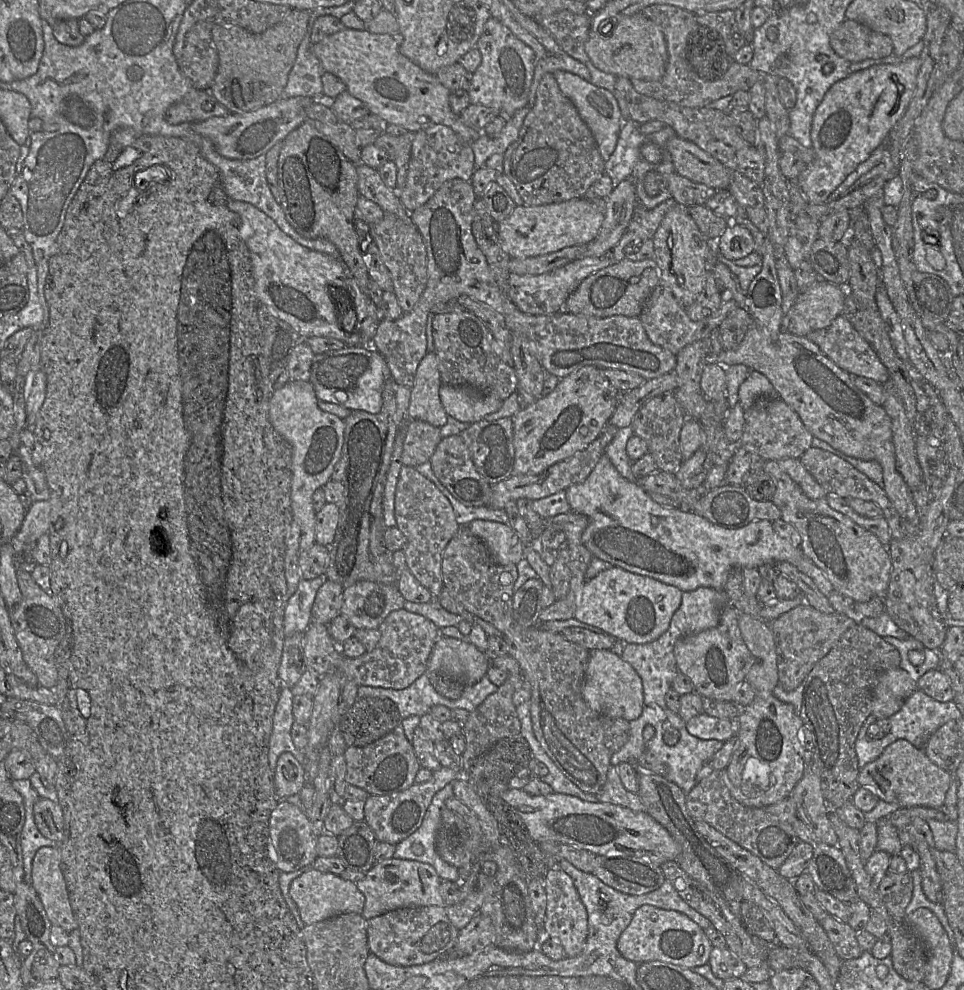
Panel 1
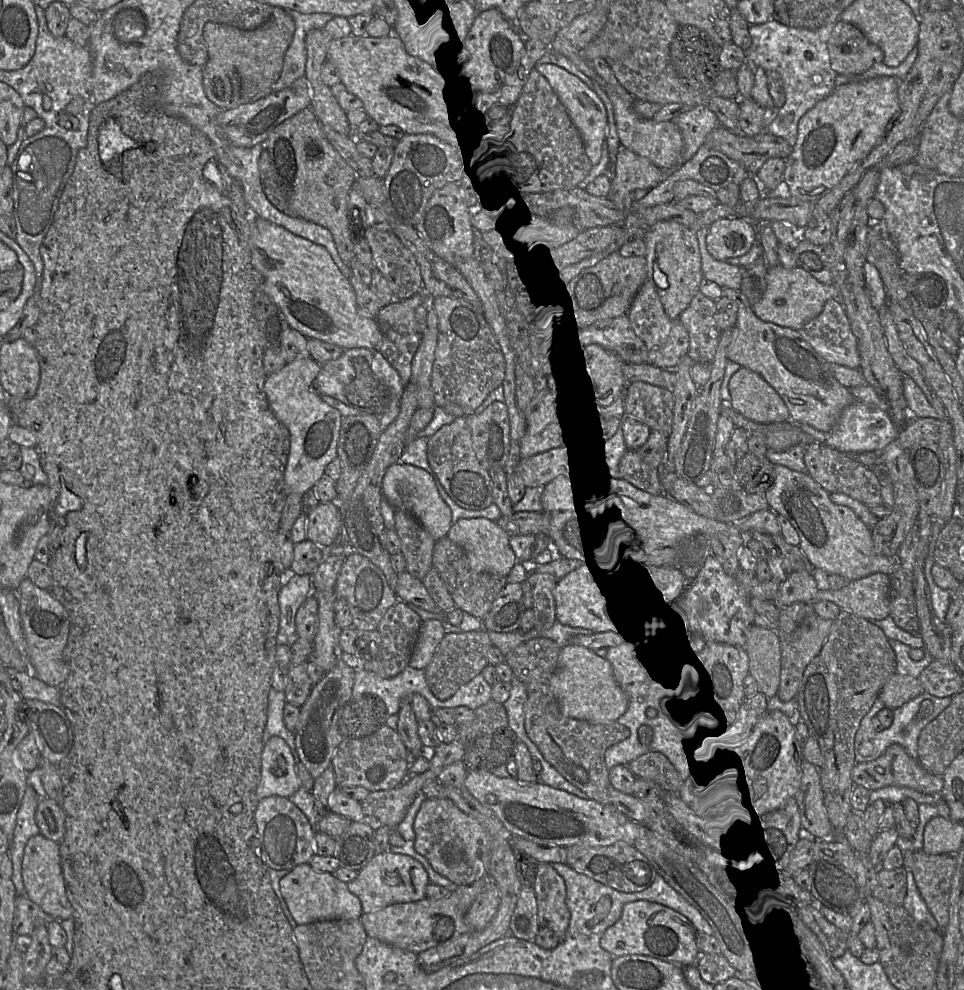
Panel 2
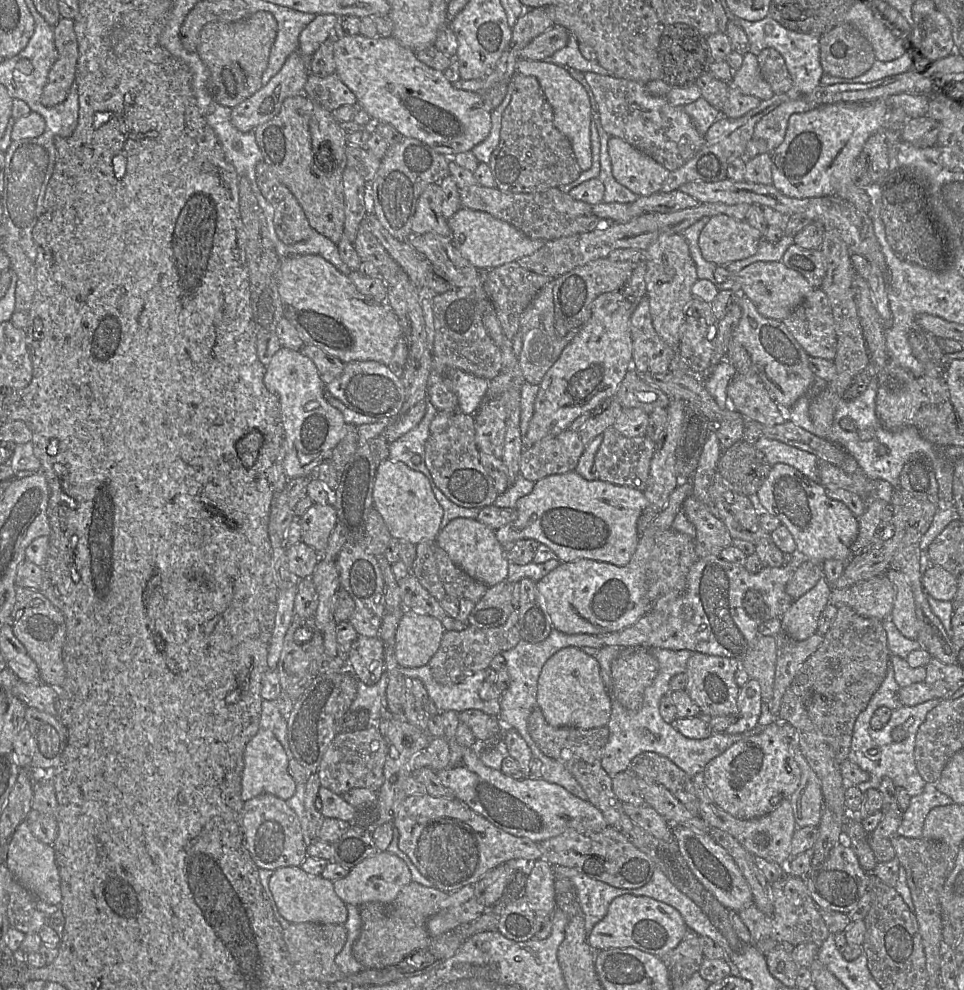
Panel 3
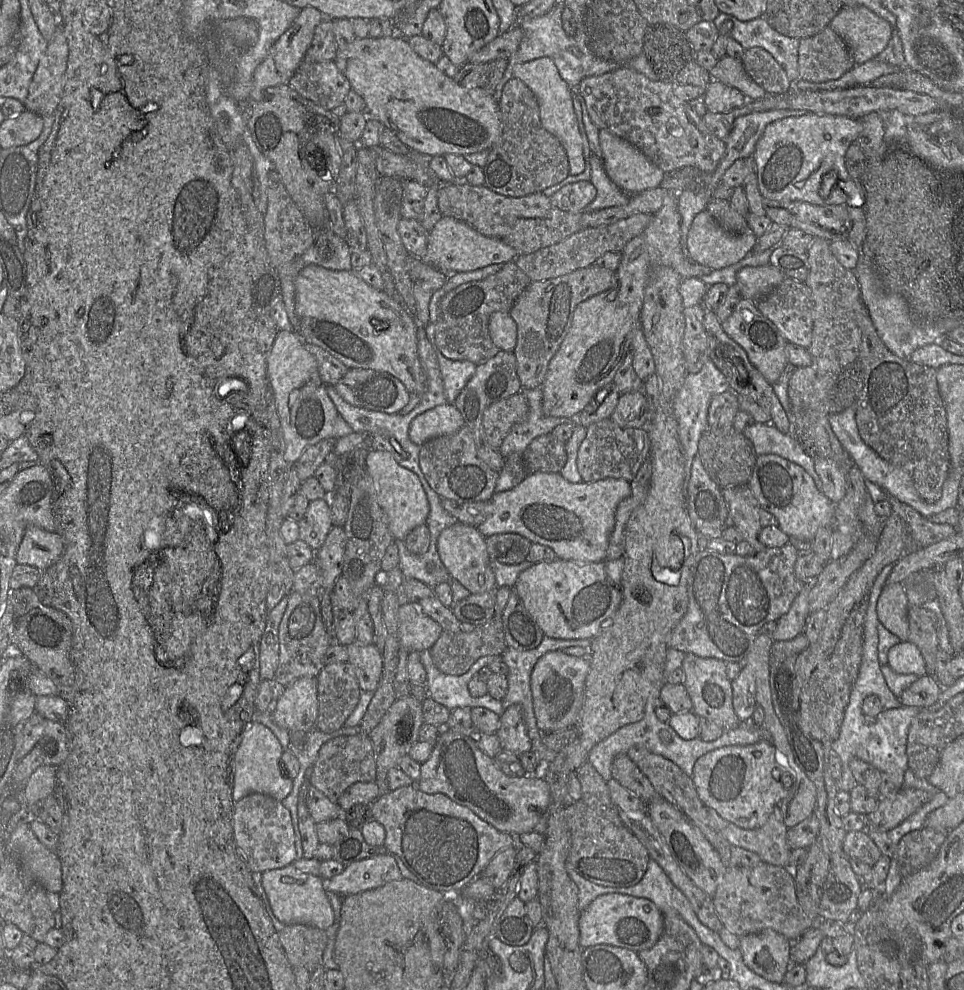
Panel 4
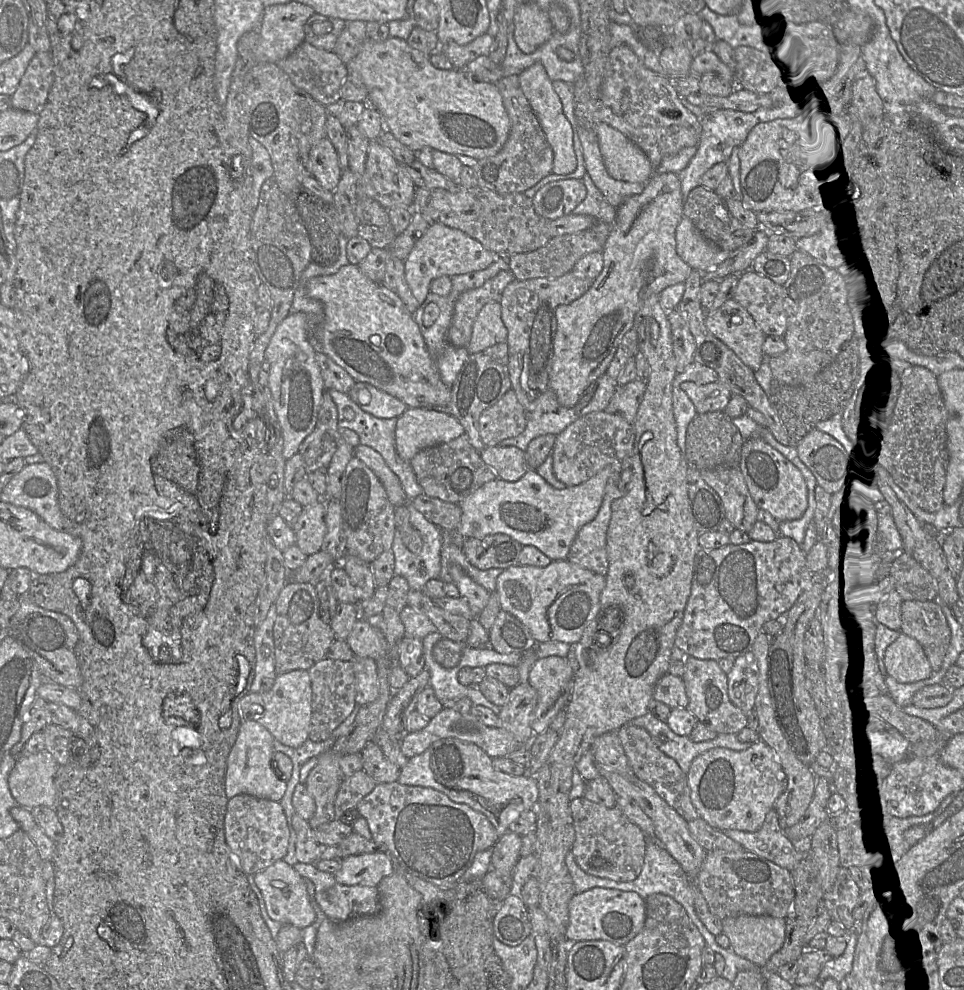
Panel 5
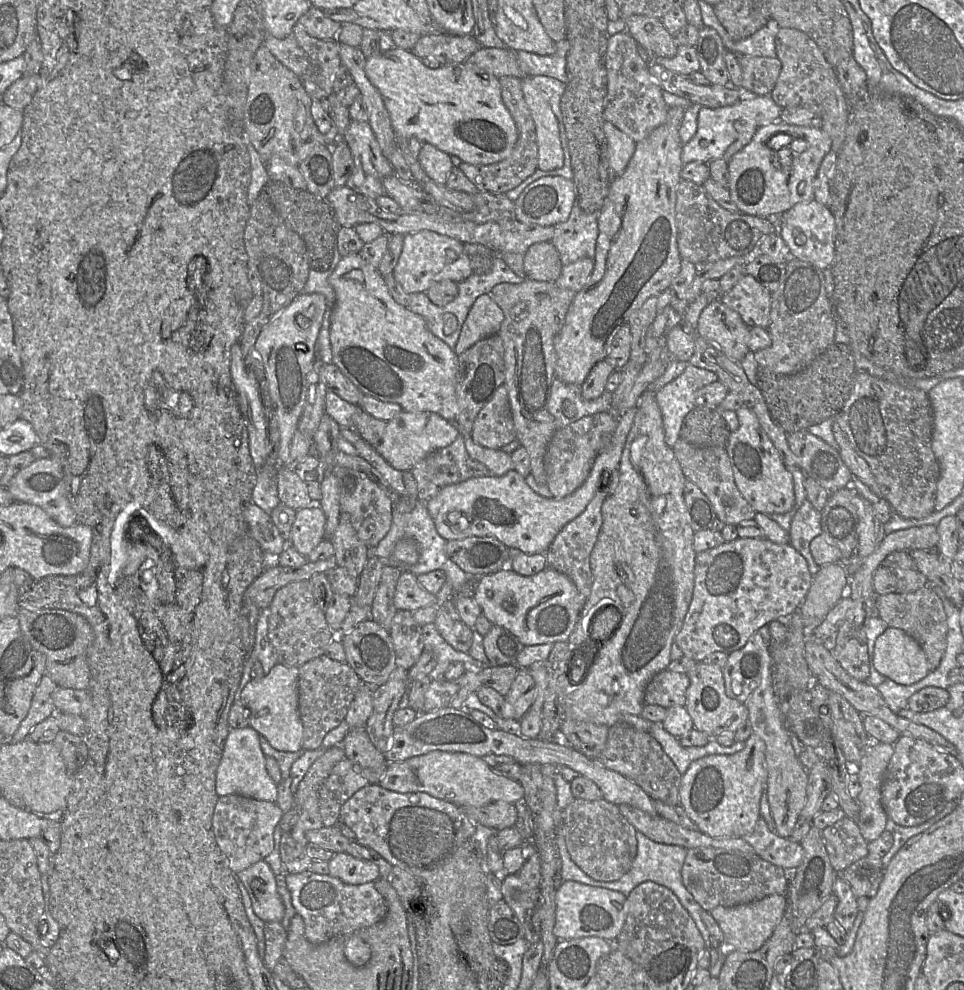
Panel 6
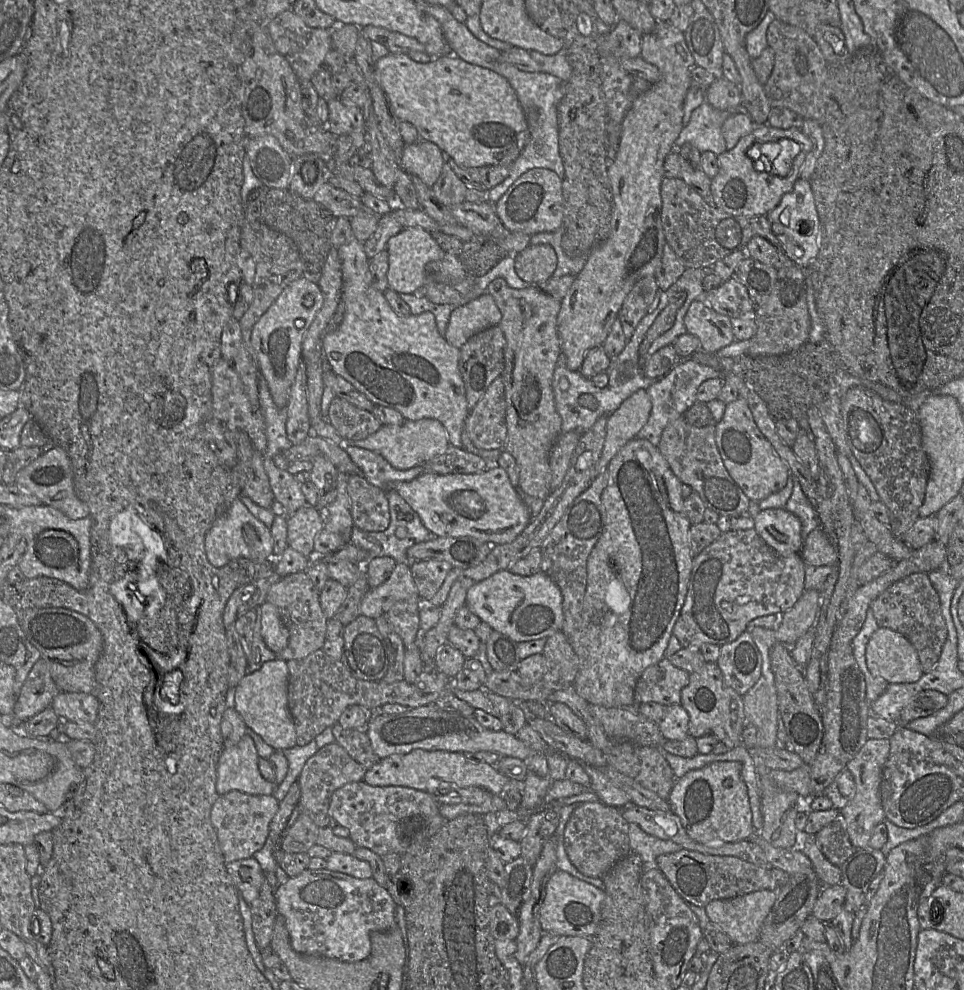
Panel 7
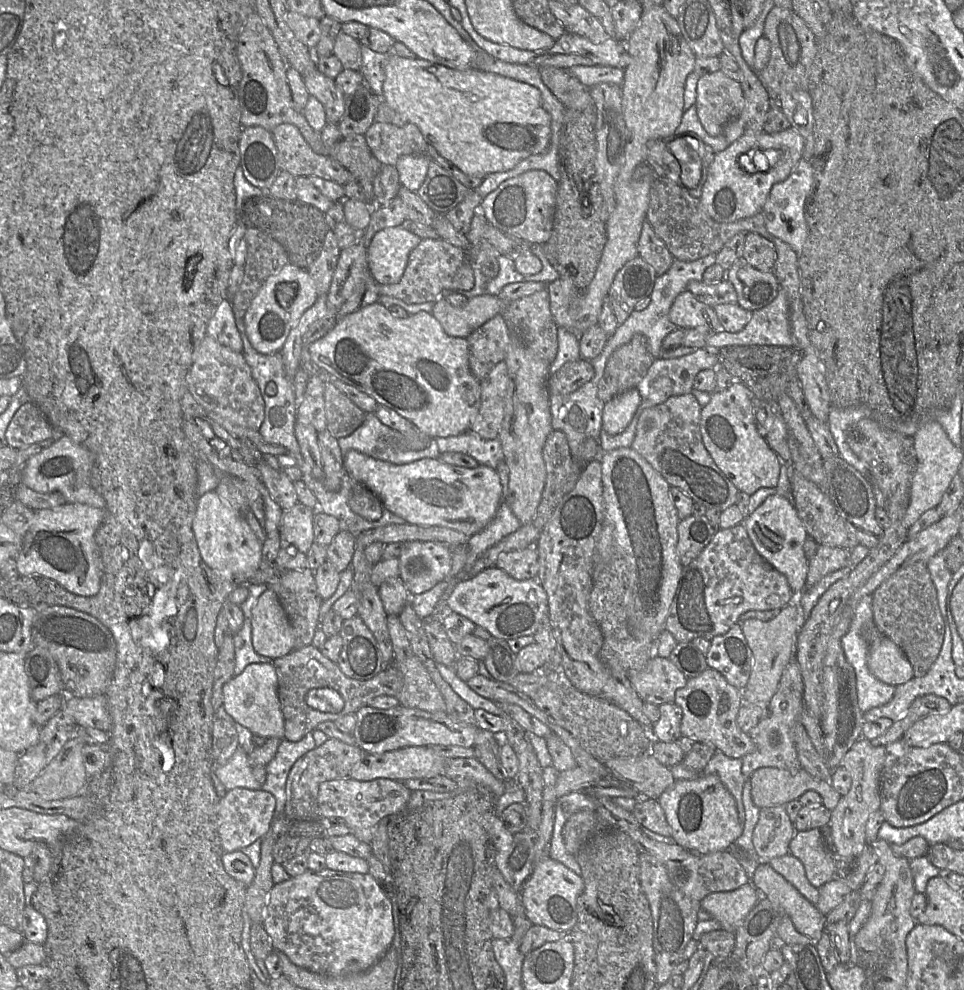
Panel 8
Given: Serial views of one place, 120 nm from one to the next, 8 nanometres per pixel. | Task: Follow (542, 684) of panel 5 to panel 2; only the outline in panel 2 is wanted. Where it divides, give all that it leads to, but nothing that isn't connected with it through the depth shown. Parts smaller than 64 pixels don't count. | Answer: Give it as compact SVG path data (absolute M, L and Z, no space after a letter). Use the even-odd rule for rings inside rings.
M575 643L562 647L549 688L566 717L608 724L616 722L626 712L628 697L615 680L612 665L603 651L593 651Z

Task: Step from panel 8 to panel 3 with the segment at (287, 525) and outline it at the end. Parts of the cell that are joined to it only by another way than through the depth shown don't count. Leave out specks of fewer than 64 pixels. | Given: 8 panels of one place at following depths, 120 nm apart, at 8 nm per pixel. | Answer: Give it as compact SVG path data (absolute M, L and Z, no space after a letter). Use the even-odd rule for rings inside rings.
M331 503L313 505L301 516L301 541L314 548L320 557L337 524L337 512Z

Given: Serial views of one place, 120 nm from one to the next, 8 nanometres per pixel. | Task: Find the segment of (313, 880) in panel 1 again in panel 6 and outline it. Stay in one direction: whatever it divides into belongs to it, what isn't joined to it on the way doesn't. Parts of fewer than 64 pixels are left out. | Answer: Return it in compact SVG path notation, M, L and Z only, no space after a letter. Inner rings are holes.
M259 861L237 873L245 886L256 915L264 922L281 922L285 907L277 891L276 875L266 861Z

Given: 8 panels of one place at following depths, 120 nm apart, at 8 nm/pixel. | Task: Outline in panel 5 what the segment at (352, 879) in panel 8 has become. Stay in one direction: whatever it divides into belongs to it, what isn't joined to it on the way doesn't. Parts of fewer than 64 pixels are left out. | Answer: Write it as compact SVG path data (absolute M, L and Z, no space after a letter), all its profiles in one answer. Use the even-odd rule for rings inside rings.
M296 863L295 871L306 881L310 901L316 901L327 918L344 921L355 916L372 916L379 911L380 901L376 886L348 886L338 883L333 874L320 871L315 864Z

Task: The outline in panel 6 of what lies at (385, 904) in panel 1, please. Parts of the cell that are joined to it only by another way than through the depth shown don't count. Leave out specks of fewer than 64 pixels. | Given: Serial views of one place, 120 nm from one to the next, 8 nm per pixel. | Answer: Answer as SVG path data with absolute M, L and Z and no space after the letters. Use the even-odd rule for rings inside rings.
M345 852L336 853L328 863L329 875L347 884L365 884L380 878L379 867L375 863L355 858Z

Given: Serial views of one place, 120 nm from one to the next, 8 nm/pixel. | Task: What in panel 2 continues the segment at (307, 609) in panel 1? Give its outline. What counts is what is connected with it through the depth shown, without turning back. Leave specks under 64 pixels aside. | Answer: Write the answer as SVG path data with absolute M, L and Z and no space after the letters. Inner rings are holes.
M292 575L285 579L279 595L280 624L277 645L292 646L298 638L295 618L298 609L313 591L312 576Z

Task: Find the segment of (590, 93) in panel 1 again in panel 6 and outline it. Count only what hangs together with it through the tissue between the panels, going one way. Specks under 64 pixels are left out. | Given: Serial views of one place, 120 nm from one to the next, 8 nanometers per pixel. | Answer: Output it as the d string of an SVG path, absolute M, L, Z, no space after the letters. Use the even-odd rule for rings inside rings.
M523 77L521 85L525 102L535 123L538 169L551 171L562 168L565 155L560 139L559 121L546 95L533 82L532 77Z

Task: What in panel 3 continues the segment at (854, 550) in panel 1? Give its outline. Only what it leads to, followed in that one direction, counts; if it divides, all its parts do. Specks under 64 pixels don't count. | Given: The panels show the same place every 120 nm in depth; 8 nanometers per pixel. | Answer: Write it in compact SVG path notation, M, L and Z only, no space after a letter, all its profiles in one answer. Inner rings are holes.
M787 464L772 466L765 482L754 496L759 509L779 518L792 534L797 553L803 560L822 564L829 559L847 562L852 554L859 522L842 502L831 499L826 488ZM890 567L884 574L896 587L894 606L889 619L897 629L908 639L917 640L918 625L915 603L911 587L905 575L897 568Z

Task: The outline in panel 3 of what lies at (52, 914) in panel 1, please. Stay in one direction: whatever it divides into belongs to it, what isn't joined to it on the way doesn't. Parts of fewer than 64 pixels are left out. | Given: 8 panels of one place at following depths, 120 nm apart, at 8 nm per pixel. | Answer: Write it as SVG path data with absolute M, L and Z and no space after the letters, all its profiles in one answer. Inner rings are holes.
M28 818L15 830L9 843L6 865L23 887L30 891L38 900L60 906L62 901L61 879L57 865L55 848L35 837Z

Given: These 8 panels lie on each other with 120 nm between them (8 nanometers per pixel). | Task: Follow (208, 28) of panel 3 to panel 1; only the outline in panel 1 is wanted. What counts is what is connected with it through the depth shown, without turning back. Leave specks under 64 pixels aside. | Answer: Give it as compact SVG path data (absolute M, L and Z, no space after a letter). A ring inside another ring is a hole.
M292 9L281 22L260 34L252 34L239 26L213 26L211 37L219 64L209 93L230 113L254 111L280 99L298 47L308 31L310 17L307 10Z

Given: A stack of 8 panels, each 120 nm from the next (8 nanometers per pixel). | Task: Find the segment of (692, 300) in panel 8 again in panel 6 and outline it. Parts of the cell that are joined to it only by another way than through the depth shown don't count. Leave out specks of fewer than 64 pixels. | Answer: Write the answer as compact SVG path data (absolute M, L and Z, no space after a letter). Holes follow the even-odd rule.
M720 300L710 301L702 310L695 332L736 362L750 352L750 327Z

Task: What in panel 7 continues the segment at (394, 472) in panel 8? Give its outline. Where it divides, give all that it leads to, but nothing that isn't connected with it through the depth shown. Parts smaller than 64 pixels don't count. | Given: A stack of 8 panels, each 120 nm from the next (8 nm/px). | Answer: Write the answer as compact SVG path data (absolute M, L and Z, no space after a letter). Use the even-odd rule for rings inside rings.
M489 467L473 474L423 473L410 481L395 482L388 490L396 491L418 514L423 525L439 537L469 536L491 545L514 541L527 527L532 515L501 467Z

